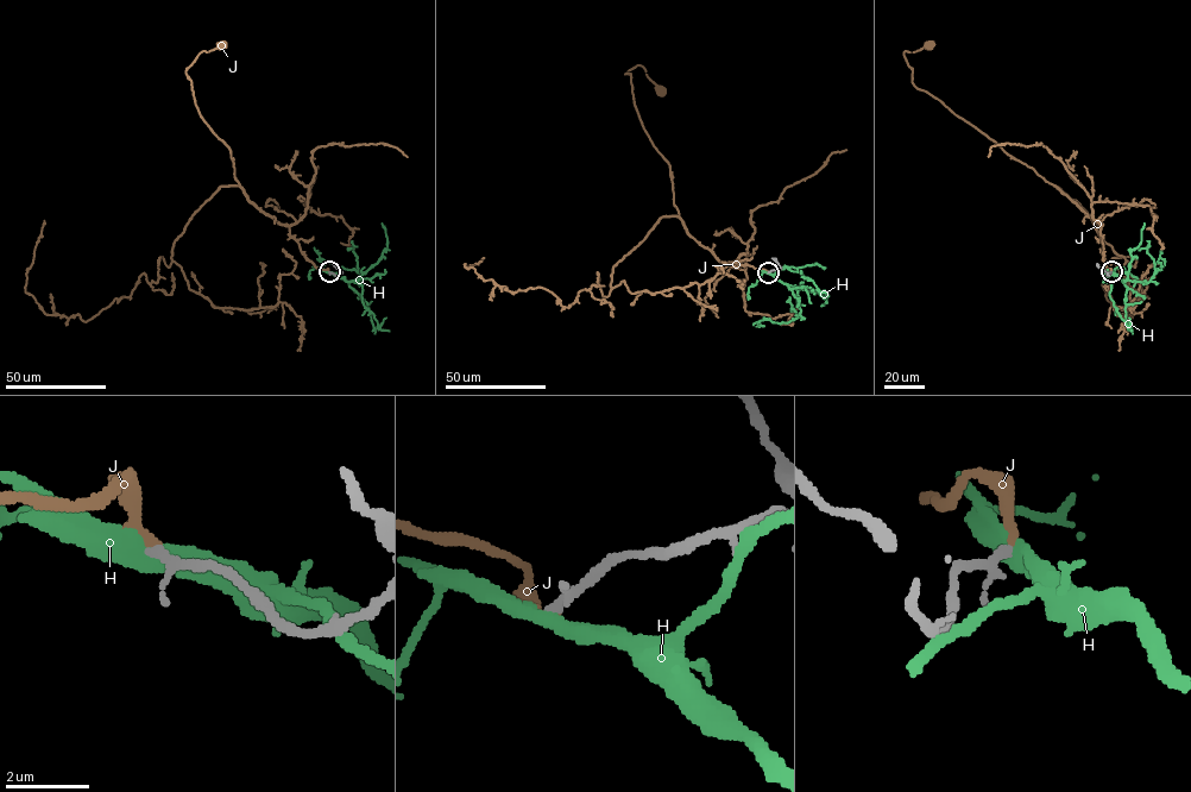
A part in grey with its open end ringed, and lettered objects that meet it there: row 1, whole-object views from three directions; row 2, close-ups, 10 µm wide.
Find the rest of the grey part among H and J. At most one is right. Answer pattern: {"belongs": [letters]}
{"belongs": ["J"]}

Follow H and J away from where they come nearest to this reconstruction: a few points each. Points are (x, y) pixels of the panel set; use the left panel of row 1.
H: (329, 272), (361, 282), (354, 270), (320, 258), (323, 263), (320, 266)
J: (329, 271), (249, 200), (231, 150), (200, 113), (186, 70), (221, 45)

